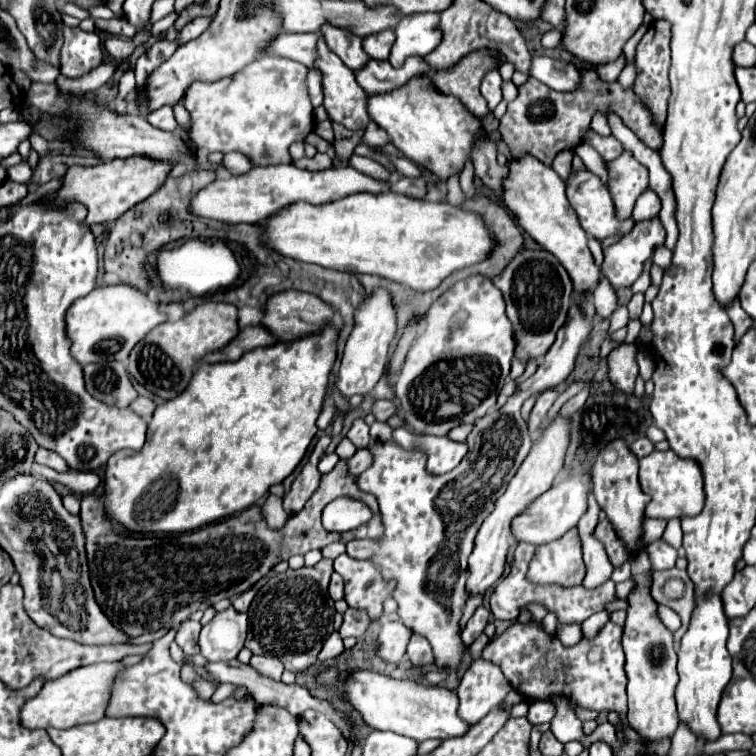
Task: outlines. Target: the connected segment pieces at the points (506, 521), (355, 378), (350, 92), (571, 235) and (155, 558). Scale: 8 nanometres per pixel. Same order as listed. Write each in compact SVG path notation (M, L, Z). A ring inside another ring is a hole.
M554 416L554 422L544 430L544 434L540 438L534 440L530 454L522 462L522 466L518 468L516 476L510 480L508 490L498 498L492 514L480 526L480 532L474 542L474 552L470 554L470 560L468 560L468 580L466 580L468 598L478 596L478 594L484 596L488 592L488 588L492 588L494 582L498 582L500 576L504 574L510 542L514 538L510 532L510 524L512 524L514 516L518 516L518 512L524 512L532 504L534 498L538 498L540 494L550 490L556 474L562 470L562 464L564 464L564 452L568 446L568 432L570 432L570 418Z
M374 290L374 294L358 308L356 312L356 326L346 342L342 364L338 370L338 390L344 398L352 398L354 394L370 394L376 382L380 380L386 358L388 358L388 346L396 332L396 316L394 306L390 300L390 294L386 290Z
M320 36L320 42L318 42L318 60L314 62L314 66L324 76L324 80L322 80L324 108L328 112L330 120L342 124L348 130L364 130L368 126L368 122L370 122L370 116L366 112L366 96L368 94L358 86L358 82L354 78L354 72L350 68L346 68L346 64L342 64L342 60L324 44L322 36Z
M534 156L510 158L508 162L508 178L504 182L502 200L506 208L516 216L518 224L548 252L552 252L568 270L574 290L592 290L598 280L600 272L594 264L594 258L586 246L586 232L578 224L578 216L566 200L566 184L562 178L552 170L552 166L534 160Z
M340 460L332 472L324 474L320 480L318 490L312 494L312 498L306 502L306 506L292 514L286 524L278 530L270 528L264 522L262 508L260 506L250 506L236 516L230 516L222 522L204 526L196 532L186 532L186 534L162 534L162 536L150 536L150 538L132 538L132 534L114 534L110 522L104 518L104 508L102 500L94 496L84 496L82 498L82 508L80 508L80 518L82 518L82 528L86 534L86 552L88 552L88 566L90 566L90 580L94 584L94 596L98 606L106 616L110 616L110 622L122 630L126 636L140 636L144 632L154 632L158 628L174 628L186 618L190 618L192 612L196 610L206 610L206 600L222 600L222 598L232 598L236 594L246 592L252 588L262 576L268 574L278 562L288 560L290 556L296 554L306 554L312 548L322 550L326 544L332 542L346 542L350 538L370 538L370 540L382 540L382 520L380 520L379 506L376 498L372 494L360 492L356 488L356 478L348 474L346 460ZM340 496L348 496L352 500L362 500L364 504L373 512L372 520L364 526L360 526L354 532L348 534L336 534L324 530L320 524L320 514L324 506Z

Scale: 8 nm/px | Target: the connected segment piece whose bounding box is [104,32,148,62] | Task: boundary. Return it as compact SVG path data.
M148 32L136 34L132 40L126 40L126 38L118 38L118 36L108 34L108 36L104 38L104 48L106 48L106 54L108 54L112 60L120 62L120 60L130 58L130 54L134 52L134 48L136 48L142 40L146 40L146 38L148 38Z

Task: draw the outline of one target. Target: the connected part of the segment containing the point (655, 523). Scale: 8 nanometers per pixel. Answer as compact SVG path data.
M646 518L646 522L643 524L643 536L642 544L648 544L660 539L664 533L666 520L652 520L652 518Z

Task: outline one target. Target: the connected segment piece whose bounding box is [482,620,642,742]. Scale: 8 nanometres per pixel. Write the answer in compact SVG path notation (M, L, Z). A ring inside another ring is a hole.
M530 620L526 624L510 624L498 638L492 638L482 650L482 658L498 664L512 684L512 688L530 700L566 698L570 710L610 710L618 712L626 740L642 742L638 732L626 720L626 672L624 652L620 644L622 626L608 622L594 638L582 638L576 646L564 646L556 634L544 630L542 622Z

